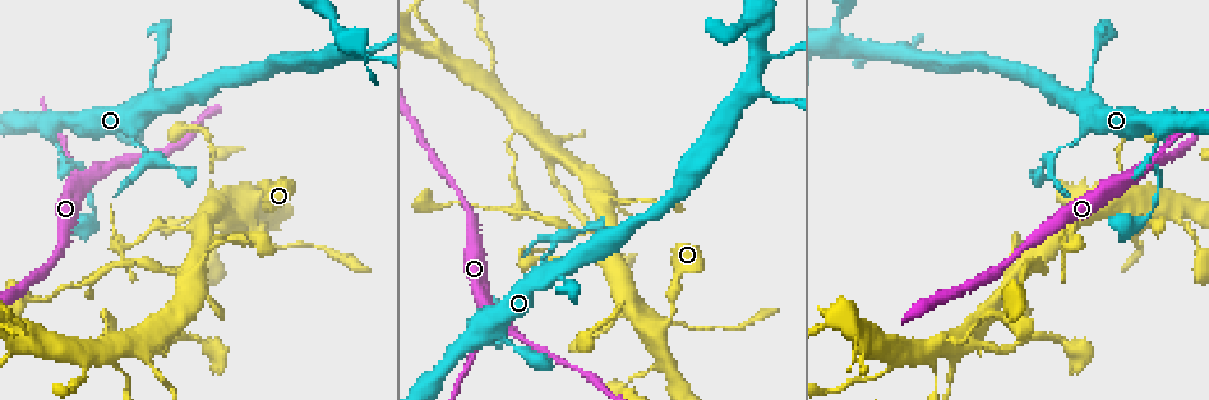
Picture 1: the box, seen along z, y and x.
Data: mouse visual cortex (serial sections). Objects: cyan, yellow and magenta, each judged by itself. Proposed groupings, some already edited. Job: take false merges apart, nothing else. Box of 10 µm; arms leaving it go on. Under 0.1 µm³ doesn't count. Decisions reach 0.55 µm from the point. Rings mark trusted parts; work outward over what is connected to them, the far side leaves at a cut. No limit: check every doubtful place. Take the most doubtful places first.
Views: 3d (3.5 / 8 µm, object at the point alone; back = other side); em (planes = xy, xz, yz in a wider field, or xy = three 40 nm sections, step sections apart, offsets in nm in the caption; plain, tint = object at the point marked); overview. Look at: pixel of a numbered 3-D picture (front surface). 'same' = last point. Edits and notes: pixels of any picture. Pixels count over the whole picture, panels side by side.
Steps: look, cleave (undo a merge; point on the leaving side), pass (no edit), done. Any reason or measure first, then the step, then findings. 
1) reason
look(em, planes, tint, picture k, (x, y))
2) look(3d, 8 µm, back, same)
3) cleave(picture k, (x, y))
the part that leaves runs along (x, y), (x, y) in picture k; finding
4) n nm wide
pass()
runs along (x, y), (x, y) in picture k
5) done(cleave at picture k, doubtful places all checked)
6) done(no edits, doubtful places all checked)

sharp bend
look(3d, 8 µm, picture 1, (1131, 175))

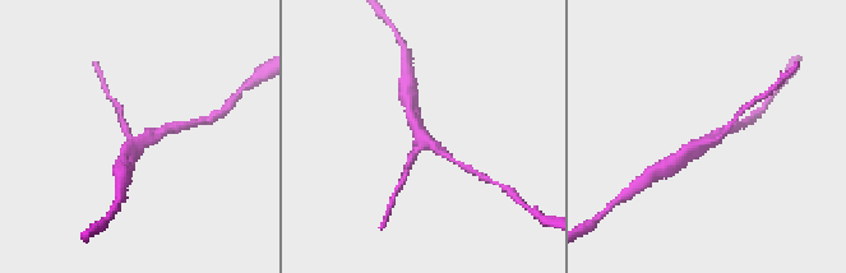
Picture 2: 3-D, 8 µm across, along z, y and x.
zoom in
look(3d, 3.5 µm, same)

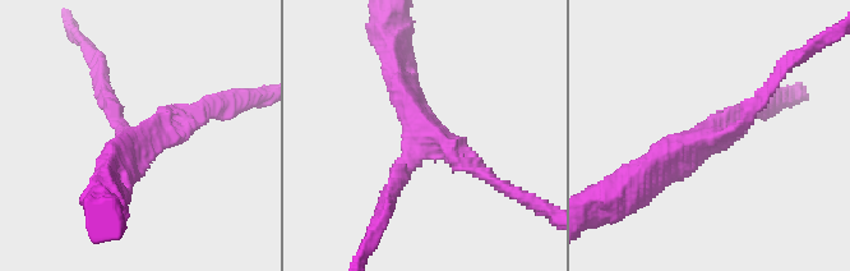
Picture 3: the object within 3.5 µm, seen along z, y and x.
arms of 200, 200, 250 nm
pass()
continuous, no second cell

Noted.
sharp bend
look(3d, 3.5 µm, picture 1, (1147, 160))

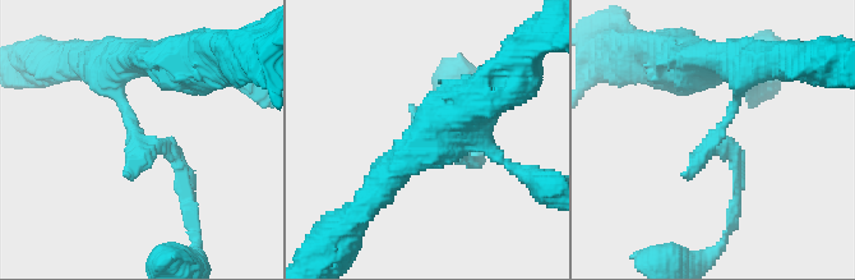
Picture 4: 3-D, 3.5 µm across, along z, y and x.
now the EM
look(em, xy, step 1, tint, picture 4, (712, 142))

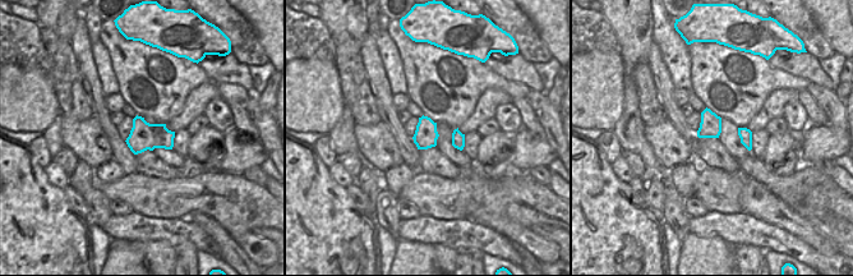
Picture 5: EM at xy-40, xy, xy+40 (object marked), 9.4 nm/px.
220 nm wide
pass()
runs along (111, 72), (134, 138), (170, 146), (185, 182) in picture 4; continuous, no second cell

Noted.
look(3d, 3.5 µm, picture 1, (237, 212))

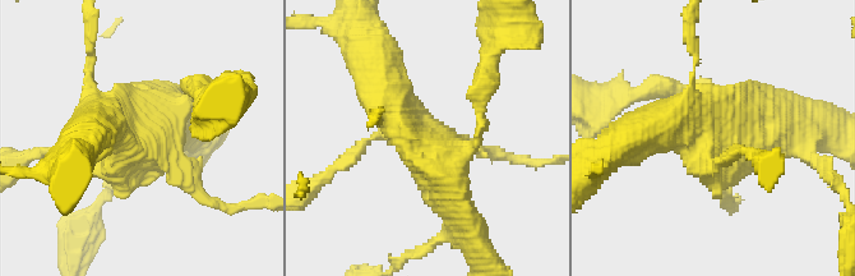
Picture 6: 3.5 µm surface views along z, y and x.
look(em, xy, step 5, tint, picture 6, (432, 151))

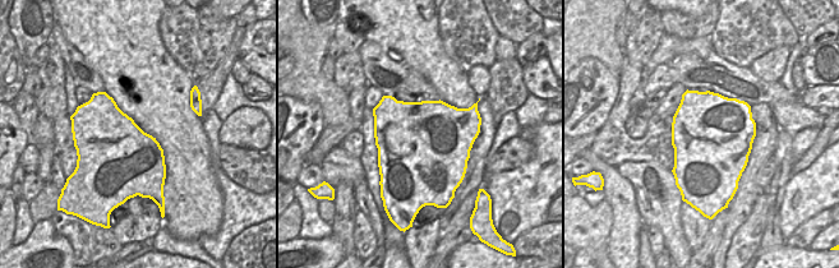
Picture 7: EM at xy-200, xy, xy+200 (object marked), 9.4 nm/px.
cut it another way
look(em, xy, step 3, tint, same)

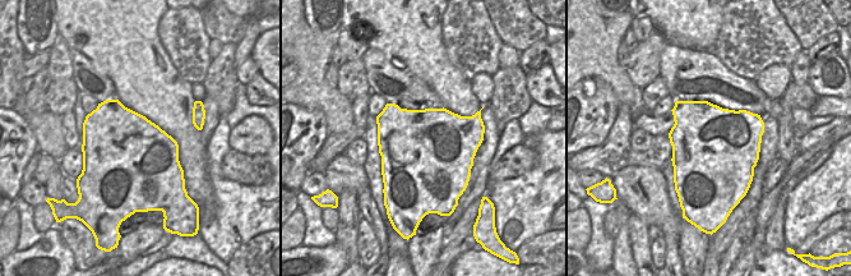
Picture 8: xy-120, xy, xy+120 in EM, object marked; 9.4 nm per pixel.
pass()
runs along (477, 143), (438, 160), (379, 64) in picture 6; continuous, no second cell

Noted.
a narrow waist
look(3d, 3.5 µm, picture 1, (548, 251))

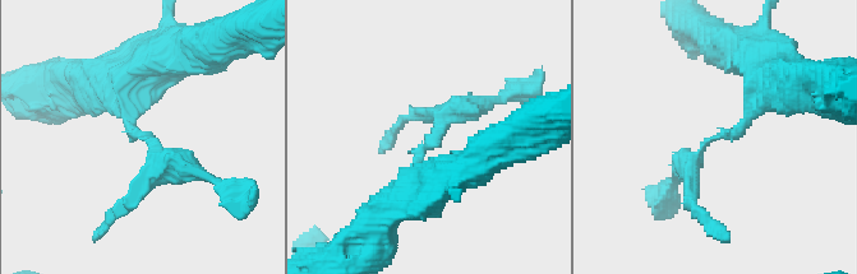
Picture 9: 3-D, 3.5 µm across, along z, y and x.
look(em, xy, step 1, tint, picture 9, (431, 139))

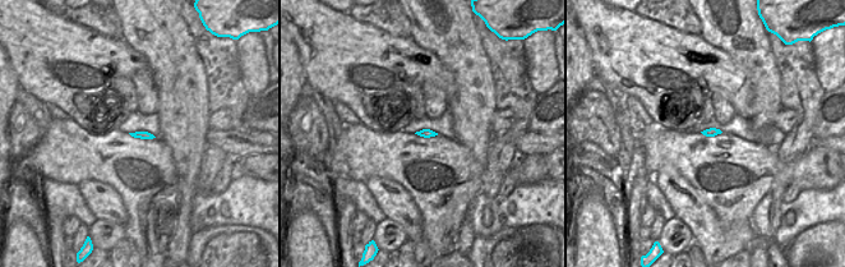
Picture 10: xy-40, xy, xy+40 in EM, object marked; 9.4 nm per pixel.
look(em, xy, step 2, tint, same)

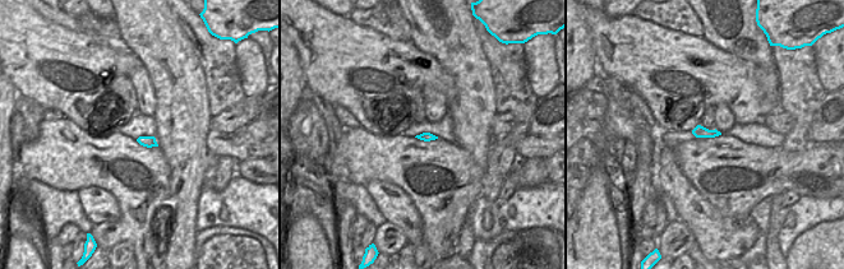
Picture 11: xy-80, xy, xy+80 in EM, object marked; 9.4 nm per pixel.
pass()
runs along (768, 82), (738, 128), (712, 136), (676, 175) in picture 9; all the same cell

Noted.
done(no edits, doubtful places all checked)

